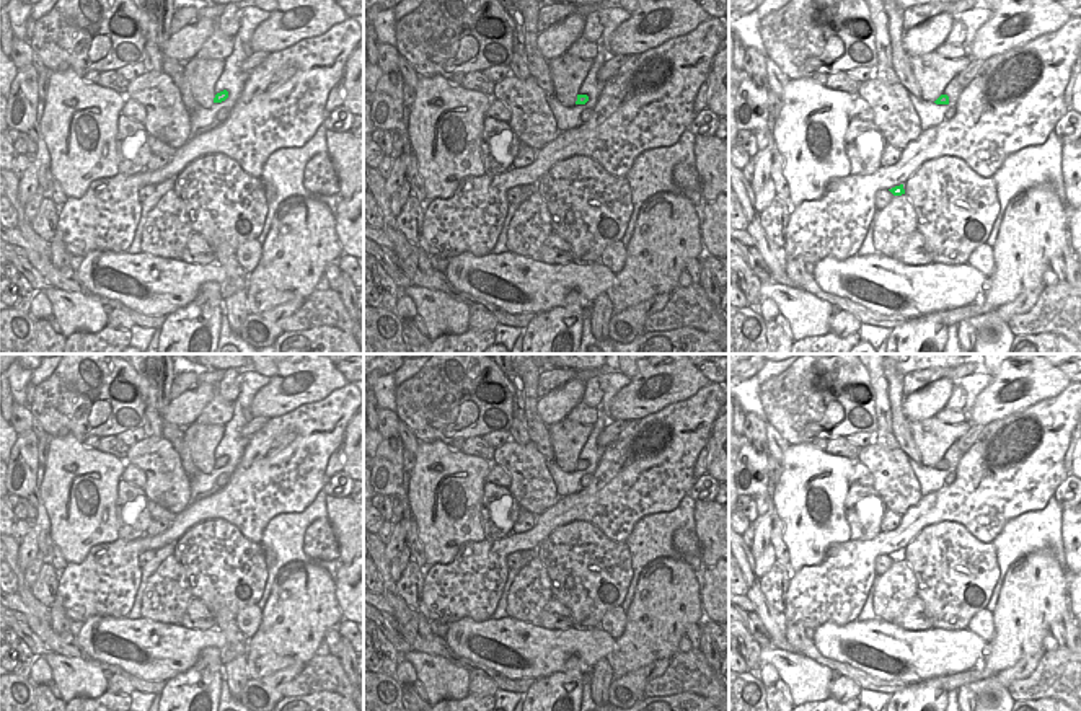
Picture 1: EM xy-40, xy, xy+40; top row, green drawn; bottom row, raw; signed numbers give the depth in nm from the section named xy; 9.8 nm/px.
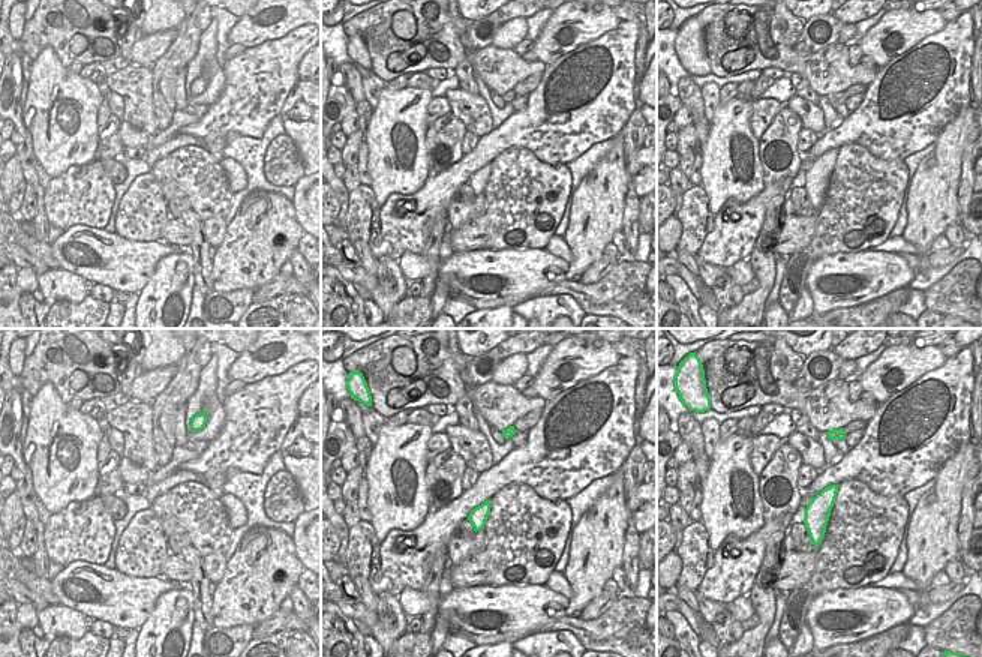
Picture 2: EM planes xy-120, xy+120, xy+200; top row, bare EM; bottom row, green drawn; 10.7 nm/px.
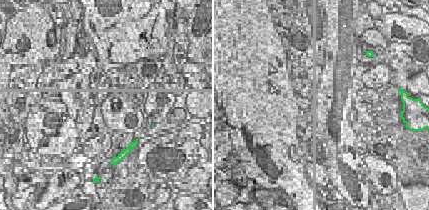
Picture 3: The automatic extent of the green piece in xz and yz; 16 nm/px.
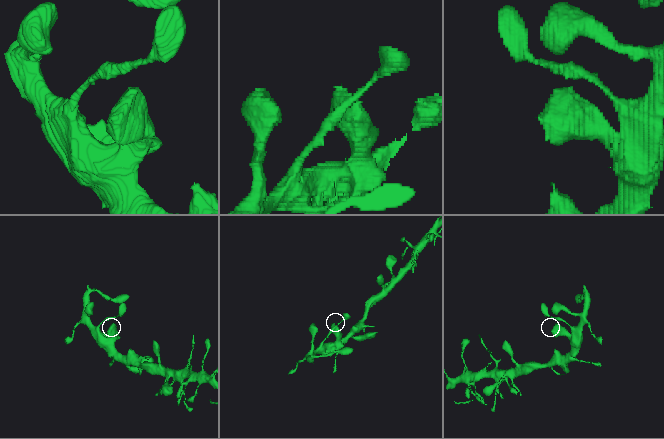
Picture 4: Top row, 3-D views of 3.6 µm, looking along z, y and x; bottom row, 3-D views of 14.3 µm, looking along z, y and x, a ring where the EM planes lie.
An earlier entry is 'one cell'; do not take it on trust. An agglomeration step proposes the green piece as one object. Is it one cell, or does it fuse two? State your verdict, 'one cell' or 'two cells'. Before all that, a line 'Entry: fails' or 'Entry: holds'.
Entry: holds
one cell

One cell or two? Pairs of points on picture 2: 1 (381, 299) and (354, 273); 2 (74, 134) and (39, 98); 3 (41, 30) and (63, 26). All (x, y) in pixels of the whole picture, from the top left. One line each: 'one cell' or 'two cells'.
1: one cell
2: one cell
3: one cell

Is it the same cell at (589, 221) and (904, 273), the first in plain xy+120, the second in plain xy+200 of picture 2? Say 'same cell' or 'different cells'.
different cells

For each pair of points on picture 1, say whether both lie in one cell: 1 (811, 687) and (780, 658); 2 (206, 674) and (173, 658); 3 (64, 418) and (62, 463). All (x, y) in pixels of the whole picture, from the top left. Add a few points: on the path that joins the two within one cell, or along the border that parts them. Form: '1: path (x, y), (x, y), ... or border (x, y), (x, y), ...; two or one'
1: path (803, 679), (788, 666); one
2: border (220, 649), (204, 648), (189, 667), (165, 680); two
3: border (51, 436), (72, 434), (82, 444); two

